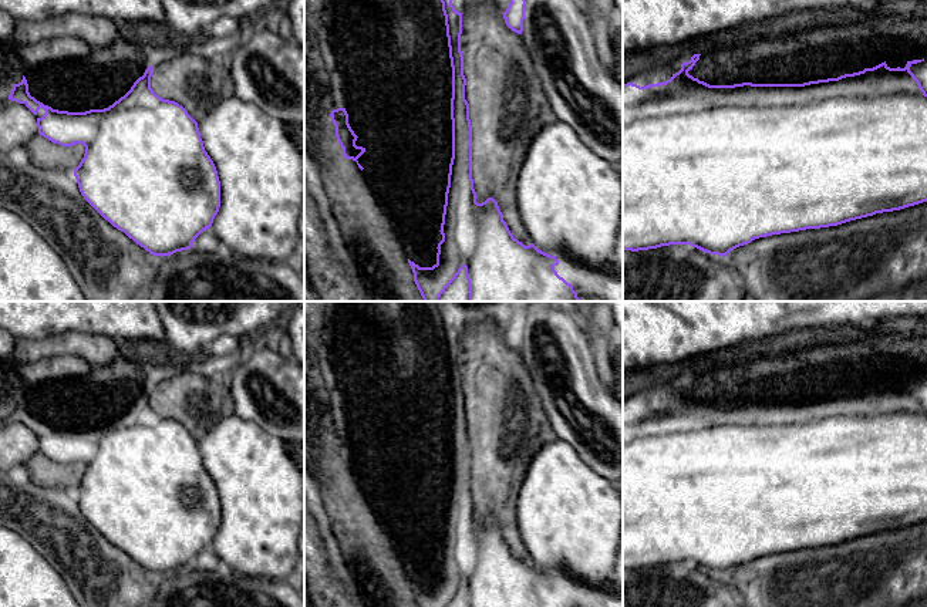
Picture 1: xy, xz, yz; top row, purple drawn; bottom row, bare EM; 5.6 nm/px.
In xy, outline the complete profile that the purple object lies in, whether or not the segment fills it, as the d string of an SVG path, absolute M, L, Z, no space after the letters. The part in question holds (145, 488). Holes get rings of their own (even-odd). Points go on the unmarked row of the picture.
M149 384L131 408L104 428L68 431L53 428L37 419L28 411L26 395L13 402L9 418L24 422L34 434L43 426L45 432L37 436L38 452L61 465L82 462L84 476L74 488L84 517L114 546L124 550L136 563L154 574L169 574L192 566L195 557L213 542L220 526L220 499L216 485L208 471L198 441L175 419L164 418L151 407L154 385Z

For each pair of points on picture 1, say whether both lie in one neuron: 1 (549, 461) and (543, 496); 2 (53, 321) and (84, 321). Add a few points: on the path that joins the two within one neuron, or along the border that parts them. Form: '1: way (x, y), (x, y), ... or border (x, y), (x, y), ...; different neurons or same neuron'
1: way (549, 469), (549, 488); same neuron
2: way (60, 321), (77, 321); same neuron

